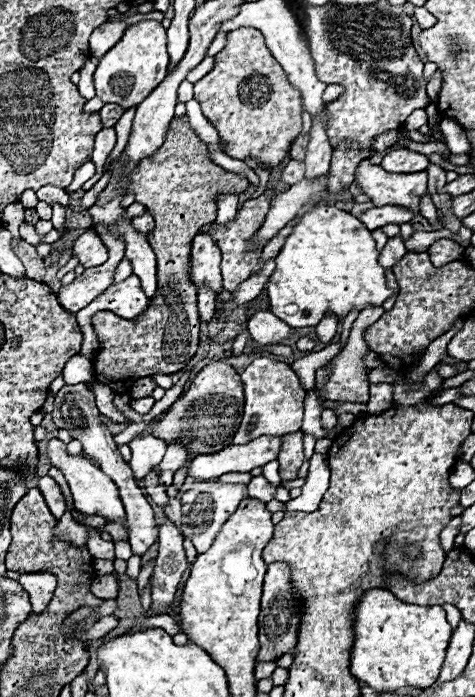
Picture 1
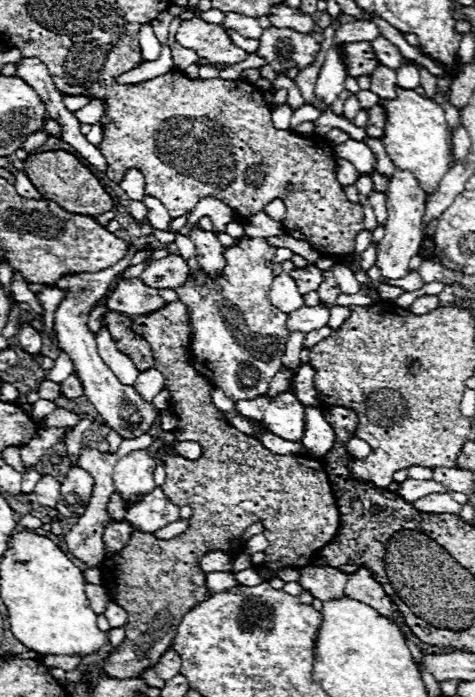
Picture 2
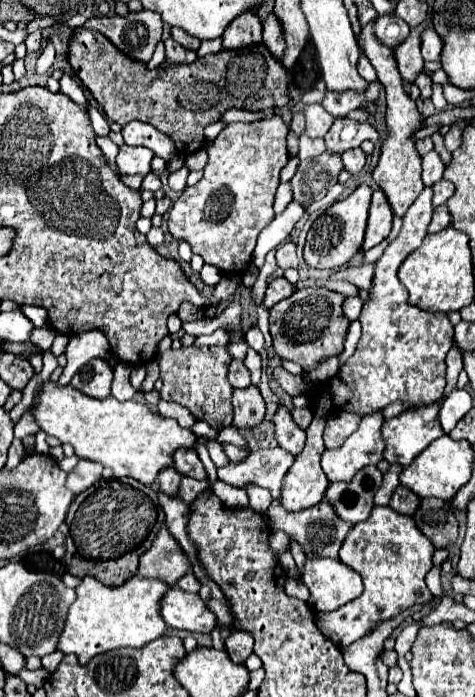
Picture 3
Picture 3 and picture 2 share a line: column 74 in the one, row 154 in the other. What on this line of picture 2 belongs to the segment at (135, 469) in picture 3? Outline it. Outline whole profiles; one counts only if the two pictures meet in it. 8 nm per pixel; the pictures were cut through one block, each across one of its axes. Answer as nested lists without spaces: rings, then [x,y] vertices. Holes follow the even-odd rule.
[[[404,88],[396,90],[396,100],[382,100],[380,104],[386,110],[386,128],[382,142],[392,162],[400,170],[412,172],[424,192],[428,194],[436,192],[452,160],[450,130],[444,118],[444,108],[426,96],[420,96],[414,90],[404,90]]]

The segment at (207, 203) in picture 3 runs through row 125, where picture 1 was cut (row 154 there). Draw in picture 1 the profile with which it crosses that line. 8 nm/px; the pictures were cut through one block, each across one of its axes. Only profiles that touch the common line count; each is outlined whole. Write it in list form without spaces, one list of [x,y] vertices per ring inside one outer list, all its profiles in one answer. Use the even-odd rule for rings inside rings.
[[[238,28],[226,34],[226,46],[214,56],[214,68],[194,84],[194,98],[202,104],[204,116],[214,122],[220,138],[228,144],[226,154],[232,158],[254,156],[266,168],[276,168],[284,160],[292,140],[302,130],[302,100],[300,92],[288,82],[288,74],[270,54],[264,36],[256,28]]]

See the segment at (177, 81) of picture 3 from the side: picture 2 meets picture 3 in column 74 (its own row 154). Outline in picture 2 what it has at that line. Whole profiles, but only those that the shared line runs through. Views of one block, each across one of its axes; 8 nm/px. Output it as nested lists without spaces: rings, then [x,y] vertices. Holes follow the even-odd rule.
[[[46,150],[38,154],[28,154],[24,162],[24,172],[44,198],[54,200],[66,212],[82,216],[98,216],[108,210],[114,210],[114,198],[106,192],[100,180],[90,172],[86,164],[82,164],[74,154],[66,150]]]

